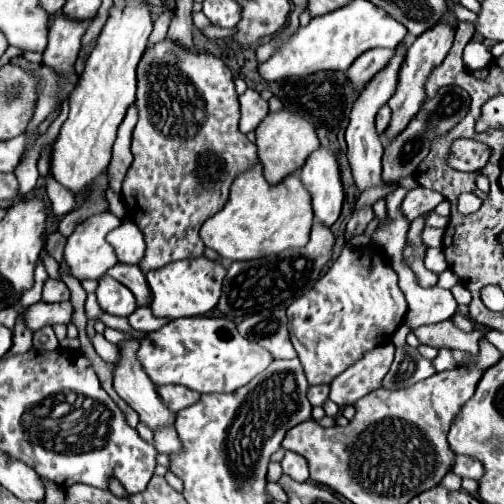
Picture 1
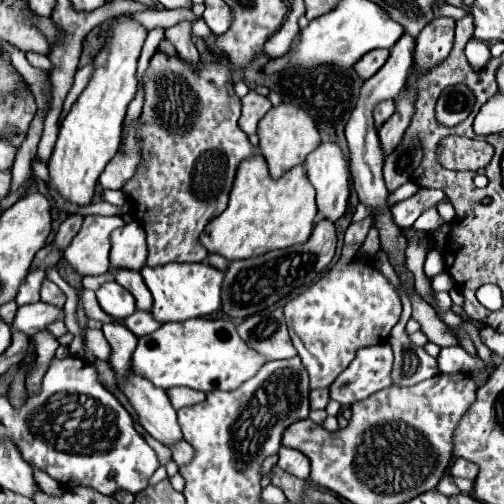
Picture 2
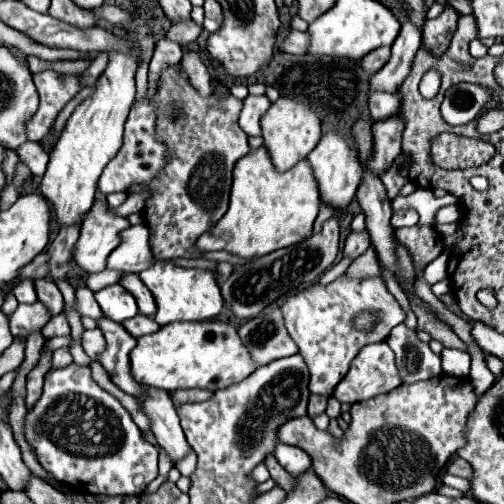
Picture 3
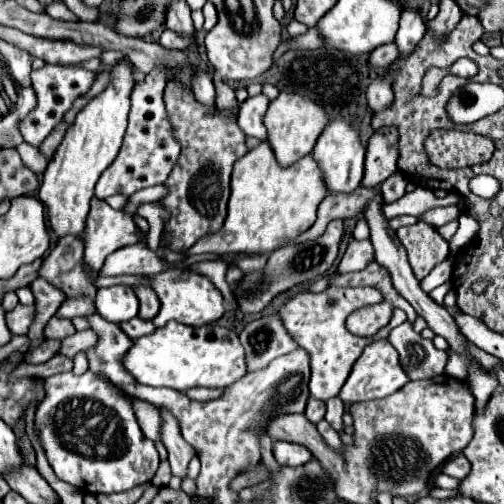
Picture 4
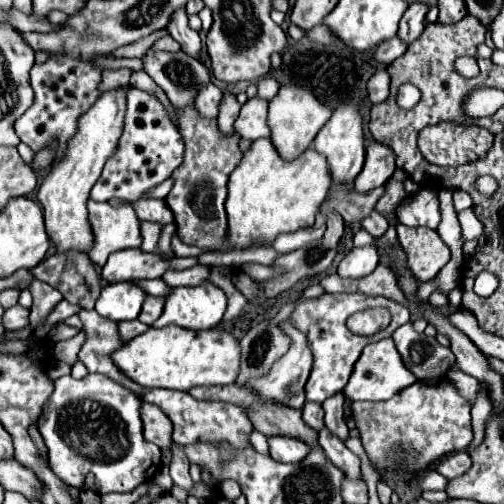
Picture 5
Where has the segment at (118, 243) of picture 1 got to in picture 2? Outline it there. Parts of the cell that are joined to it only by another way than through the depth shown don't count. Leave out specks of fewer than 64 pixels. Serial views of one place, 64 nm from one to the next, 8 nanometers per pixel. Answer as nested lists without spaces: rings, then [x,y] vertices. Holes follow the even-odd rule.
[[[130,222],[124,228],[112,232],[110,250],[112,268],[142,270],[146,266],[146,258],[148,258],[146,232],[140,222]]]

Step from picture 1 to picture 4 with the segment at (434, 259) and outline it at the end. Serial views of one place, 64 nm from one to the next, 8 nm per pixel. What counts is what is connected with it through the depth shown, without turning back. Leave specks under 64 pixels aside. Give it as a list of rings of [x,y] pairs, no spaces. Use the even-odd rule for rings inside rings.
[[[446,260],[444,264],[438,264],[438,266],[424,278],[424,282],[420,282],[420,284],[422,284],[422,290],[424,290],[426,294],[430,294],[438,284],[446,282],[450,276],[452,276],[452,266],[450,266],[450,262]]]

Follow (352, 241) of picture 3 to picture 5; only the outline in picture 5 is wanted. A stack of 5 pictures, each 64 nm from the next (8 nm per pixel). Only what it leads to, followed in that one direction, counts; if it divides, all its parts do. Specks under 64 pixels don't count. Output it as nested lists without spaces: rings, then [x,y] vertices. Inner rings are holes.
[[[366,246],[366,248],[352,248],[348,256],[338,266],[338,276],[342,278],[352,278],[360,280],[368,274],[372,274],[378,266],[378,252],[376,246]]]

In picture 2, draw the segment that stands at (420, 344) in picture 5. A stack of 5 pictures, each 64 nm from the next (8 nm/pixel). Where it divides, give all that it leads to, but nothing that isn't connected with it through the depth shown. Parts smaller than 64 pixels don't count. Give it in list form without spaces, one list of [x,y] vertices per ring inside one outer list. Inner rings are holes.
[[[404,316],[392,328],[388,342],[394,350],[392,378],[396,380],[396,386],[412,386],[412,384],[418,384],[426,378],[440,374],[436,358],[432,358],[422,346],[412,344],[404,328]]]

